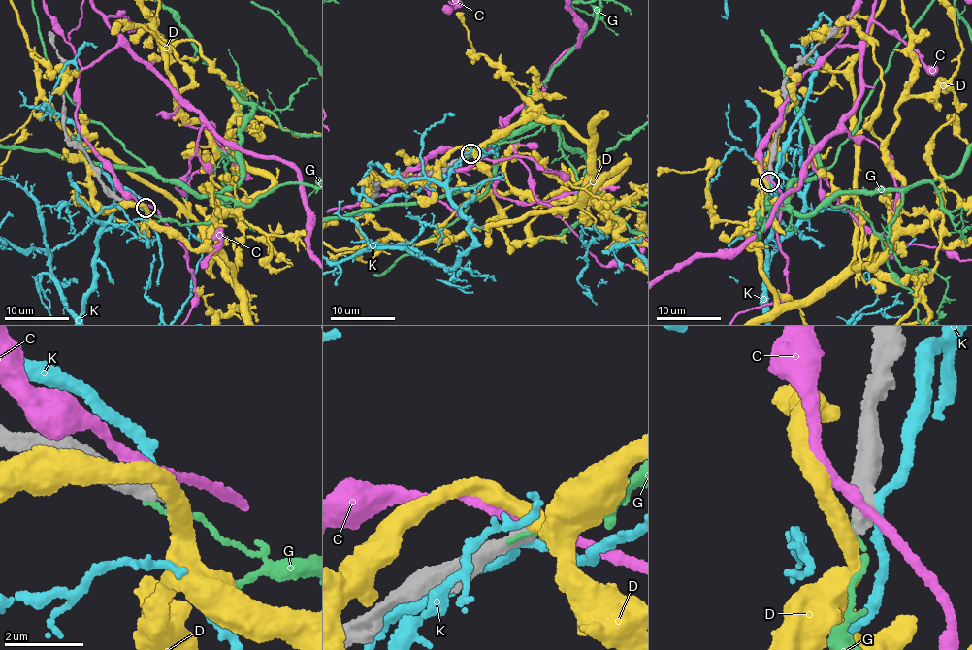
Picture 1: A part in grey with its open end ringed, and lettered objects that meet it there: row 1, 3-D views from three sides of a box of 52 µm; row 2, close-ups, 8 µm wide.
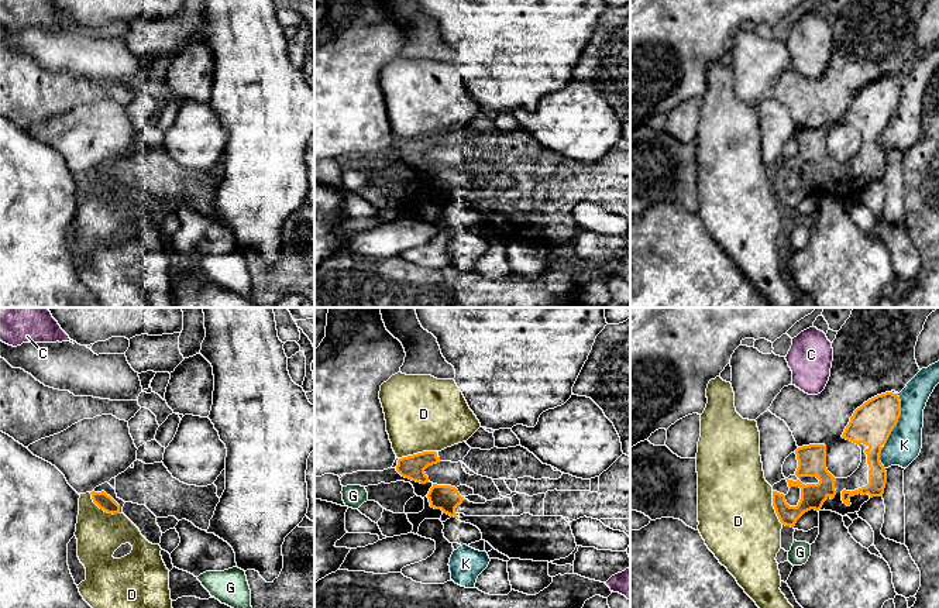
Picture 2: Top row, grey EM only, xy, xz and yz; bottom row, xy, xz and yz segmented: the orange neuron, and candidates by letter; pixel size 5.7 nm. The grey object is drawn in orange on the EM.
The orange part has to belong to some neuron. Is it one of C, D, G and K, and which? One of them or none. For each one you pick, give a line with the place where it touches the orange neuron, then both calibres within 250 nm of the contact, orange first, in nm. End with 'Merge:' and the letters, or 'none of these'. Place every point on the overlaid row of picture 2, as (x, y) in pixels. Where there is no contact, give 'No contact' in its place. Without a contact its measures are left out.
Merge: none of these

